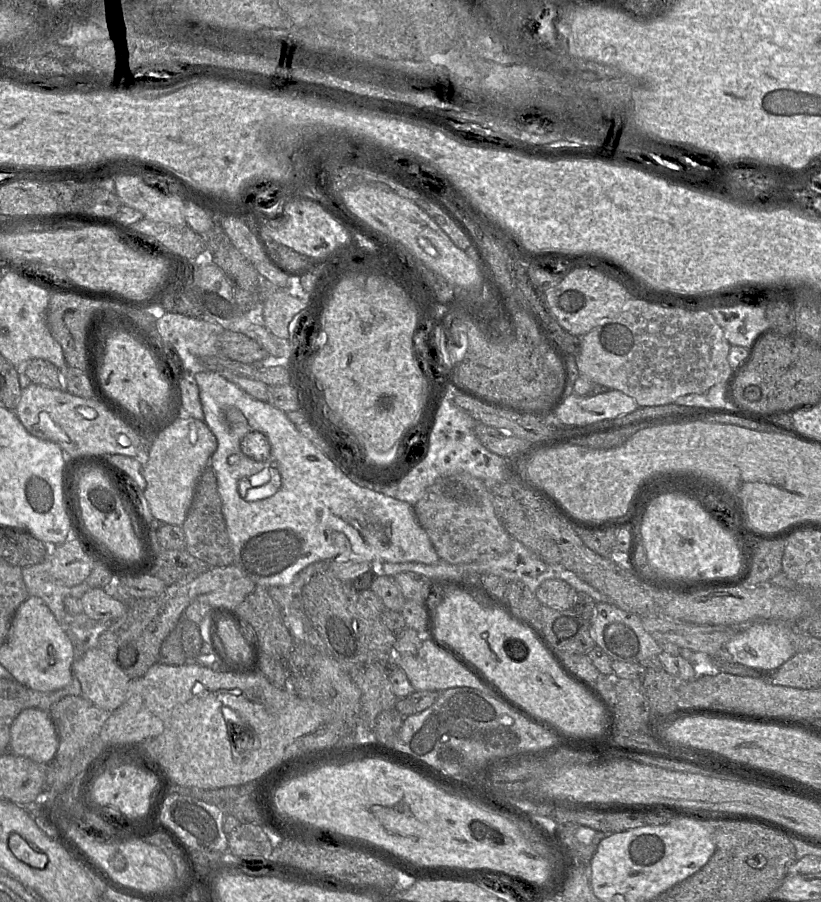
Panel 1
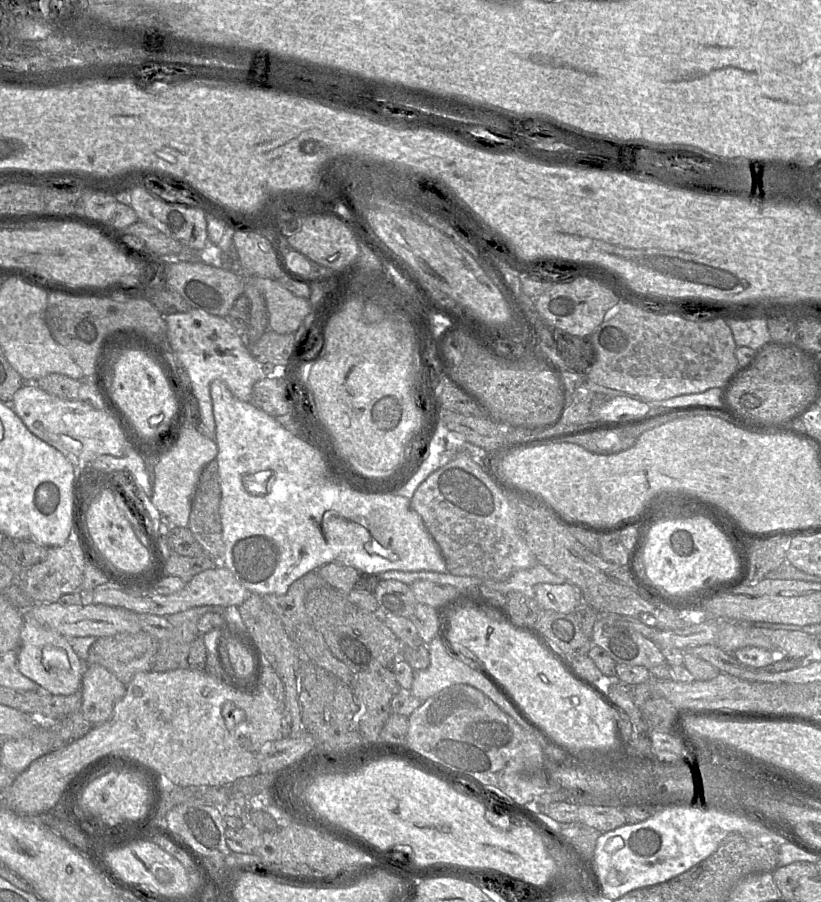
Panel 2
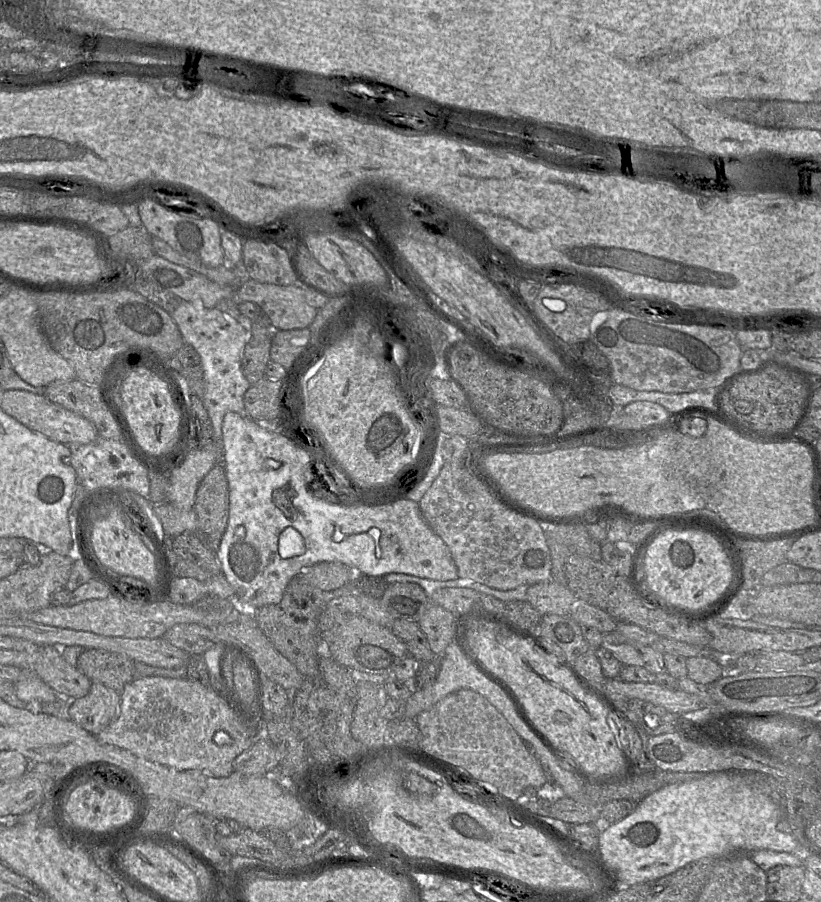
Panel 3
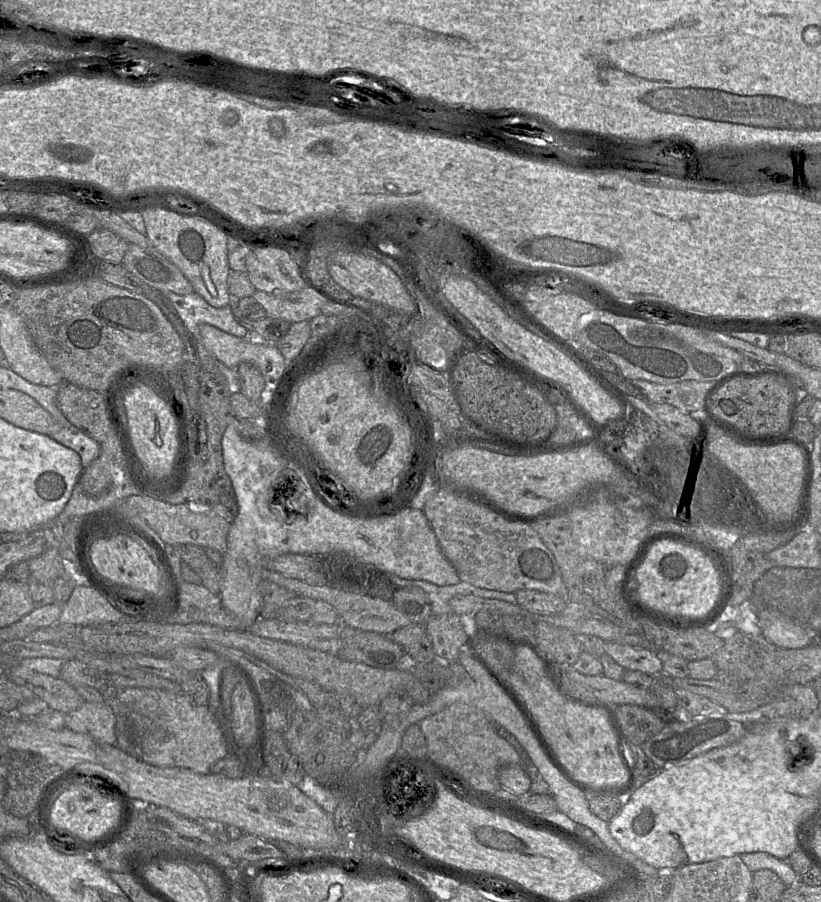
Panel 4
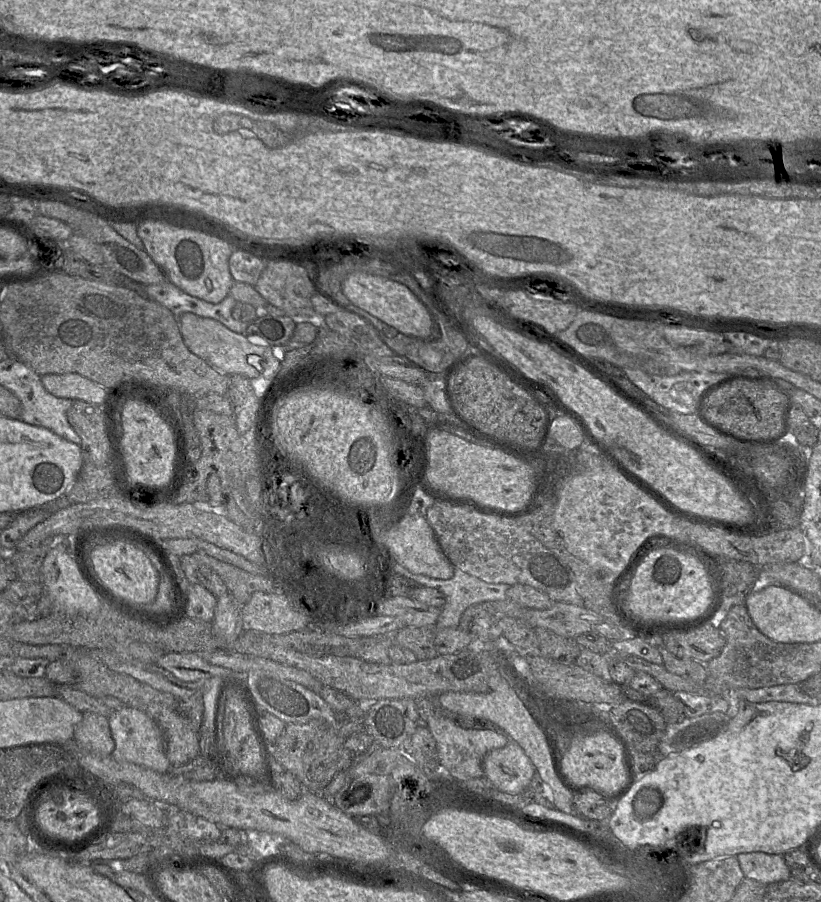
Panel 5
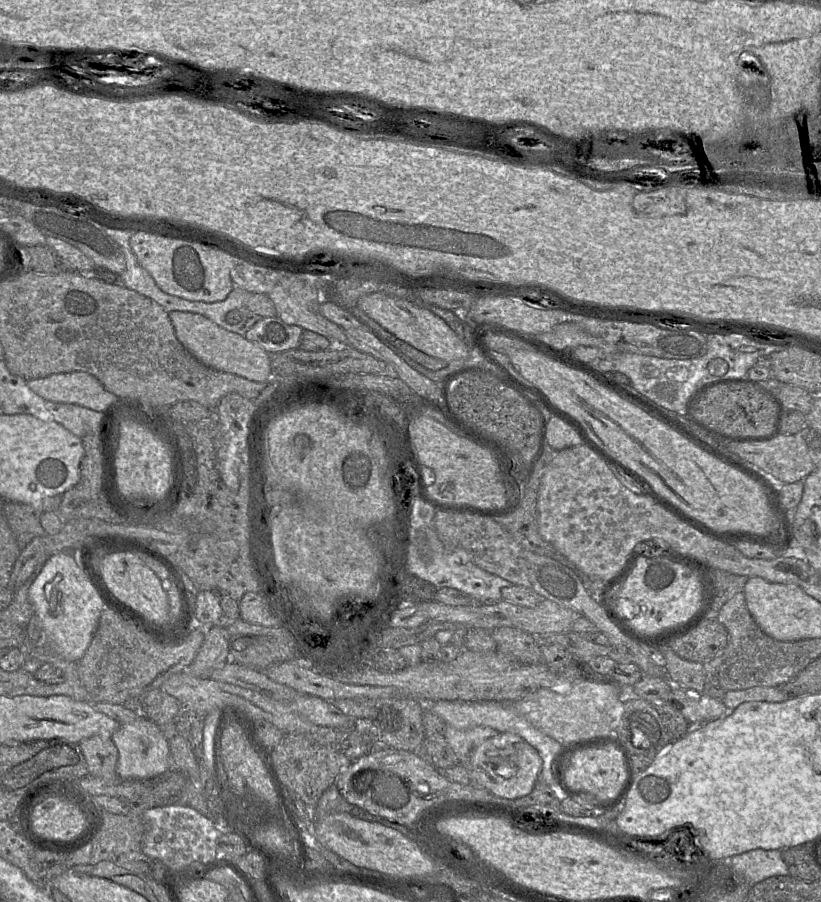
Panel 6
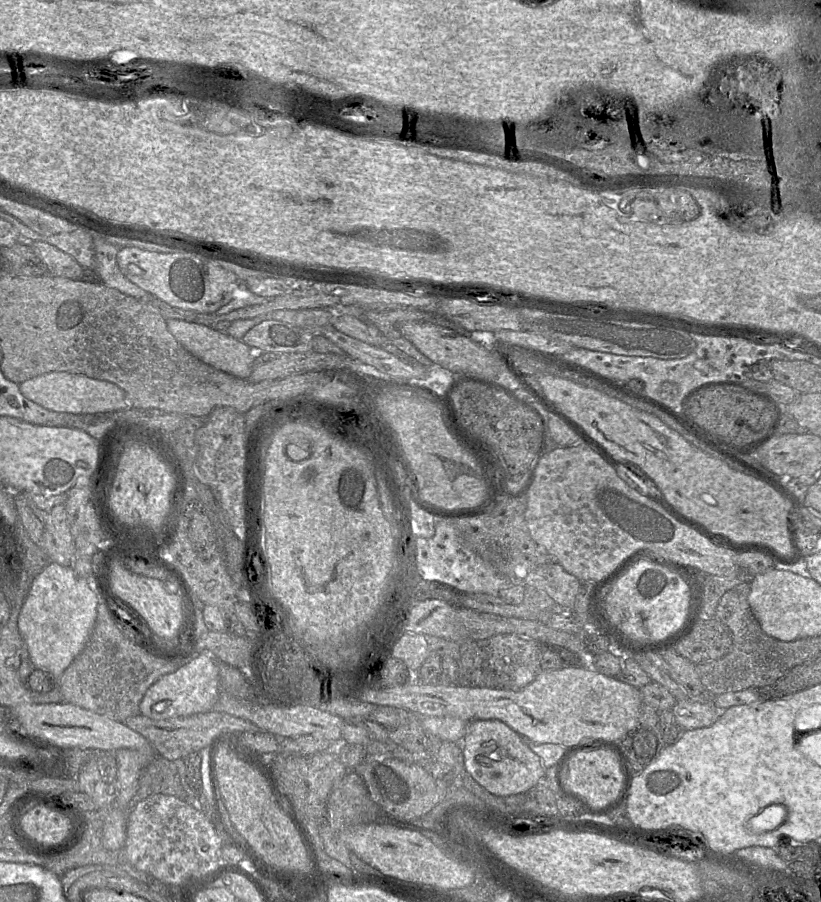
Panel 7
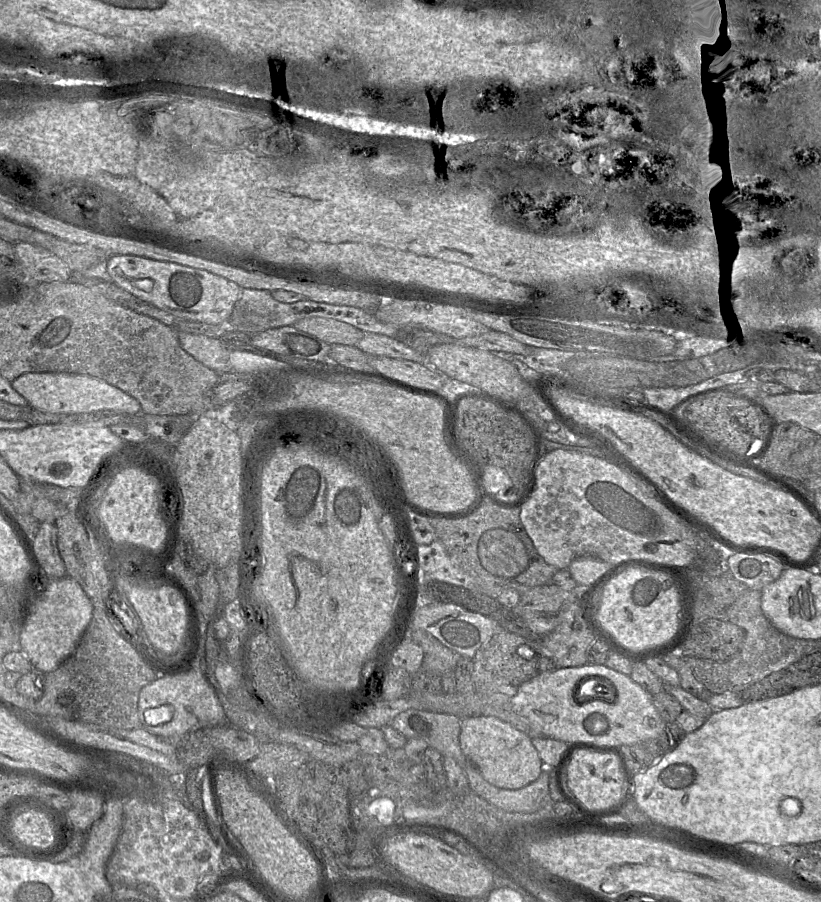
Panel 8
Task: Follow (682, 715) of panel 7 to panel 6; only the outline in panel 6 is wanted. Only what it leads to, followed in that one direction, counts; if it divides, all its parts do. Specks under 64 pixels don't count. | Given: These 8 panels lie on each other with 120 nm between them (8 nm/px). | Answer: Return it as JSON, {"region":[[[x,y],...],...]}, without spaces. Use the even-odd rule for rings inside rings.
{"region":[[[673,687],[671,702],[689,723],[709,722],[723,717],[726,706],[721,699],[712,698],[694,689]]]}

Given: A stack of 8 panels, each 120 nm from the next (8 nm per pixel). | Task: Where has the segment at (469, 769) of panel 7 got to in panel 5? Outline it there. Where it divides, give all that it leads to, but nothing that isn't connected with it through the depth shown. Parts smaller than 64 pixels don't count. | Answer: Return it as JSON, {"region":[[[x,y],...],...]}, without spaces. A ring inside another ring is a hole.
{"region":[[[512,740],[505,747],[487,753],[482,768],[494,788],[509,794],[522,793],[536,772],[524,750]]]}

